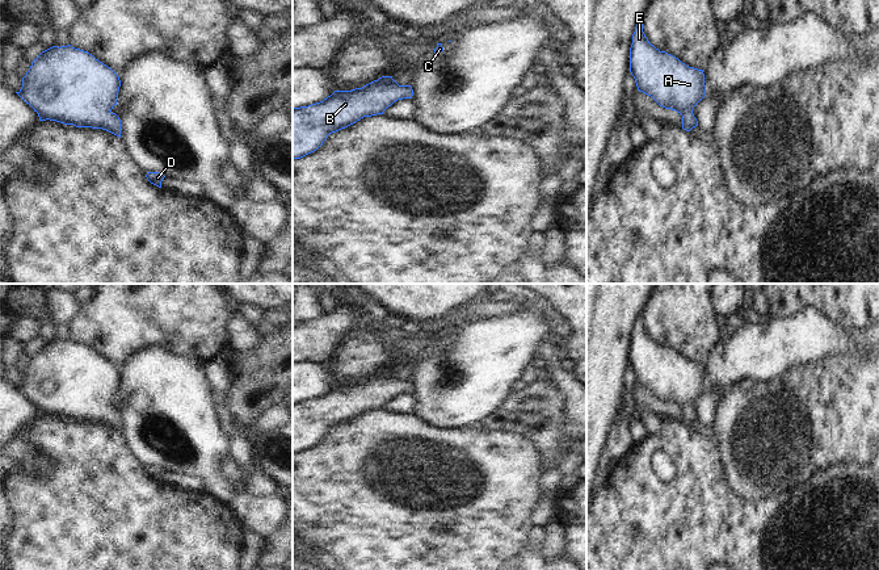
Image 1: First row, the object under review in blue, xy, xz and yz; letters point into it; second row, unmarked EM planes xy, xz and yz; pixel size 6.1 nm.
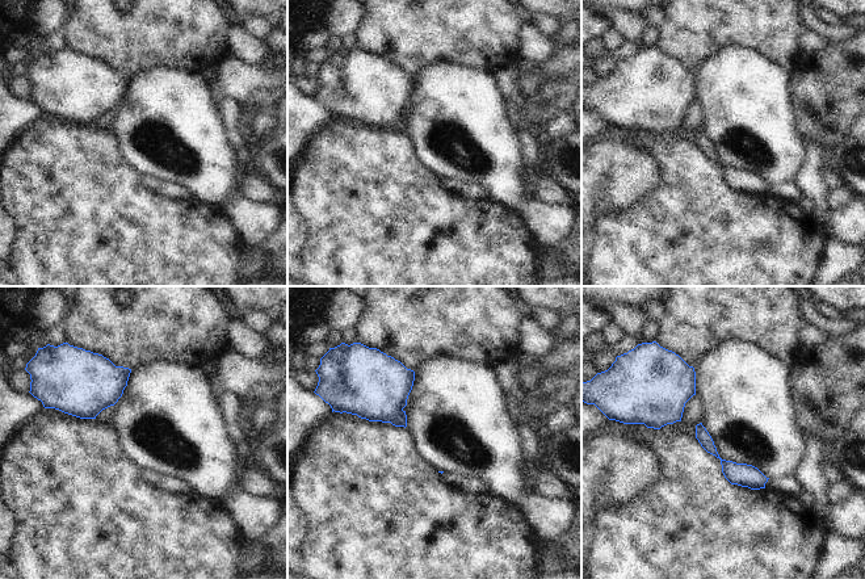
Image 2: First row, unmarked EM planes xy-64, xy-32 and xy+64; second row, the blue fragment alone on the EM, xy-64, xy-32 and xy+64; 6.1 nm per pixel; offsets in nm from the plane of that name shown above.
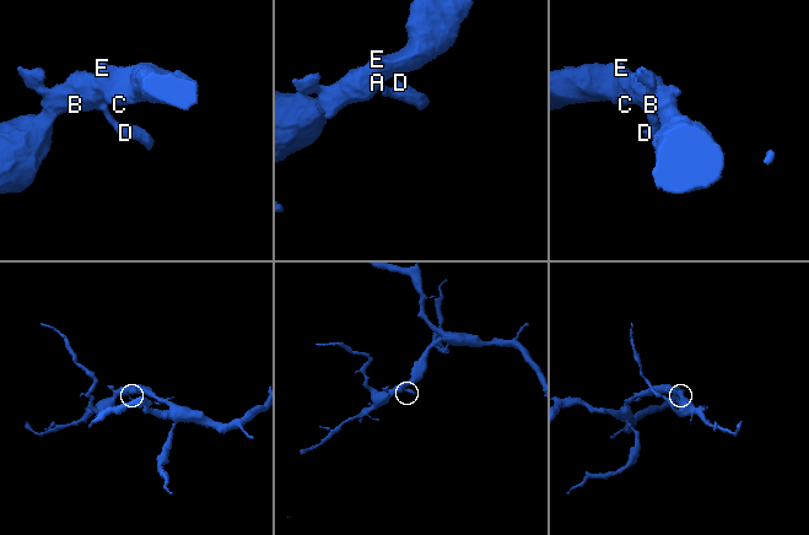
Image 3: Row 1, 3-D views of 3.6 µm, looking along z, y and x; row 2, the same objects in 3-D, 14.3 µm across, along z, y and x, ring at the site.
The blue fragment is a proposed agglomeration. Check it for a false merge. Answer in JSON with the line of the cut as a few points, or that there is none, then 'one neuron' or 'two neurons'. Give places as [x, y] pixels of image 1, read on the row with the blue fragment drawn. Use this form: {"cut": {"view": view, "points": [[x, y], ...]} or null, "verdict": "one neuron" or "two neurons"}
{"cut": null, "verdict": "one neuron"}

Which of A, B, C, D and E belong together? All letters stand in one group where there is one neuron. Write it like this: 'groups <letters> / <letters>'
groups A B C D E

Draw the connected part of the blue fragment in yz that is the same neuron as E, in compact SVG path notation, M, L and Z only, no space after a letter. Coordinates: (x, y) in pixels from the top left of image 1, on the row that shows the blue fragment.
M642 22L632 34L630 72L638 91L651 96L660 106L682 116L684 130L690 131L698 126L693 109L706 96L703 70L689 67L651 45Z

